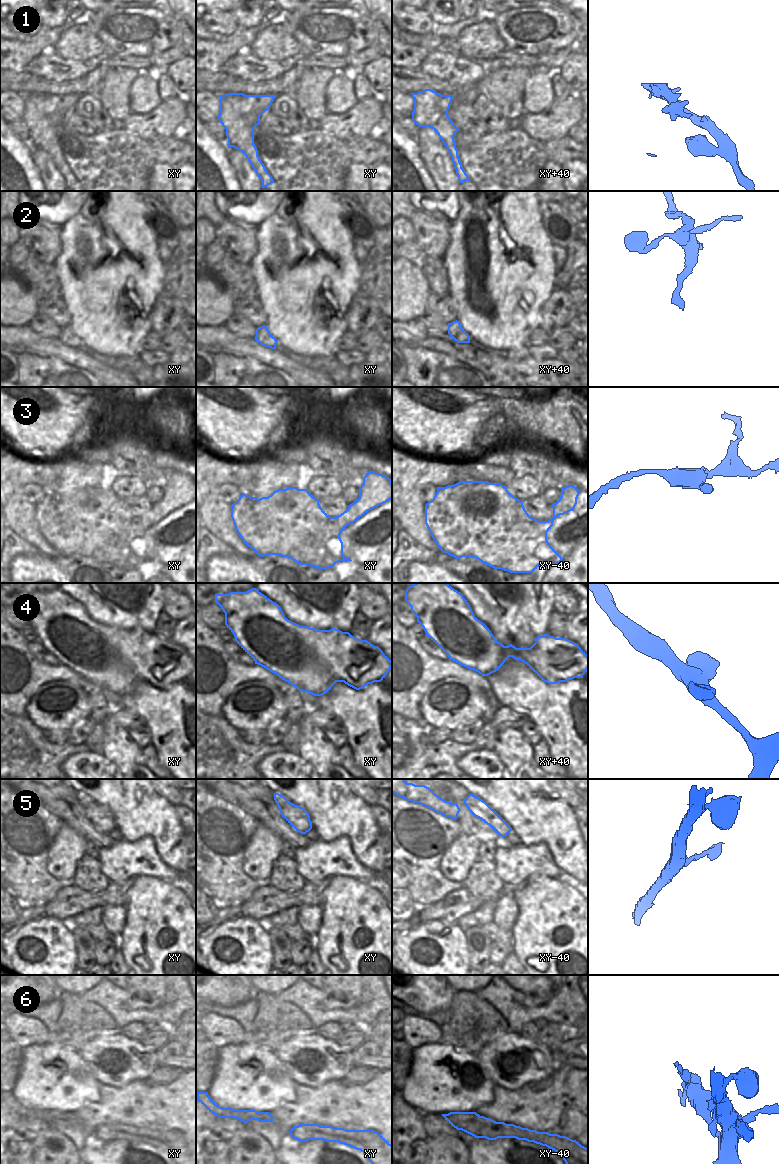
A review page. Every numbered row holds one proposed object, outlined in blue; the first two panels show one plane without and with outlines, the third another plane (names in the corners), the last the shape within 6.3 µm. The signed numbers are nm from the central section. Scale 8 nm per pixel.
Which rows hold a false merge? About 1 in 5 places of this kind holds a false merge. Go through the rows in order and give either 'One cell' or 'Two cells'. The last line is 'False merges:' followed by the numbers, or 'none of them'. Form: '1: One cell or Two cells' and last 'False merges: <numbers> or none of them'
1: One cell
2: One cell
3: One cell
4: One cell
5: One cell
6: Two cells
False merges: 6.

